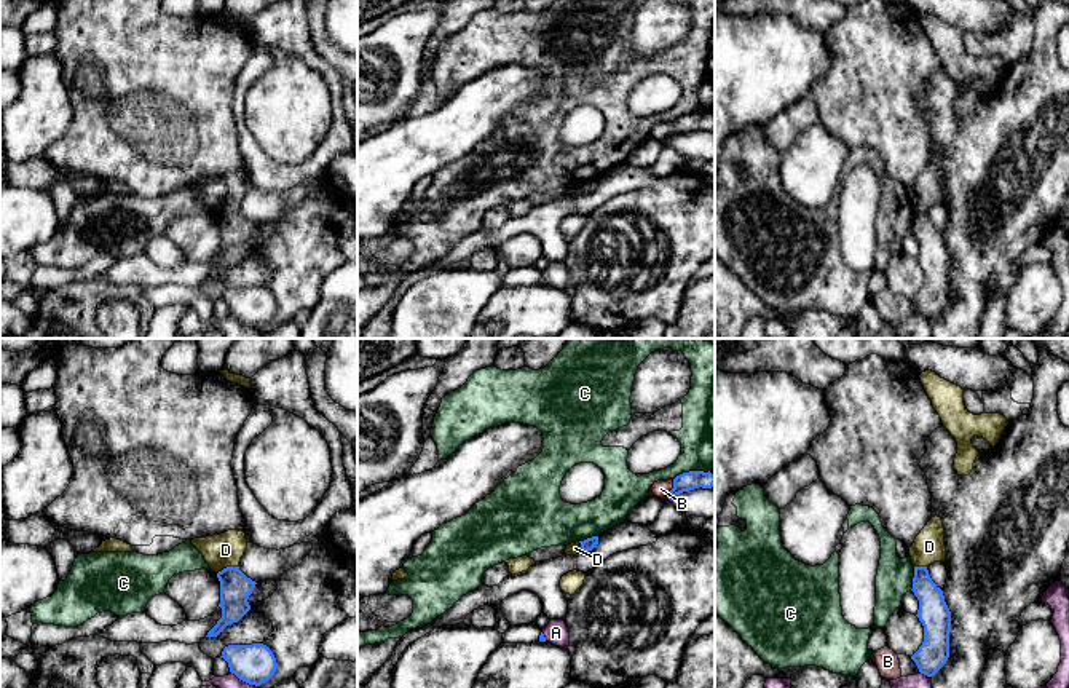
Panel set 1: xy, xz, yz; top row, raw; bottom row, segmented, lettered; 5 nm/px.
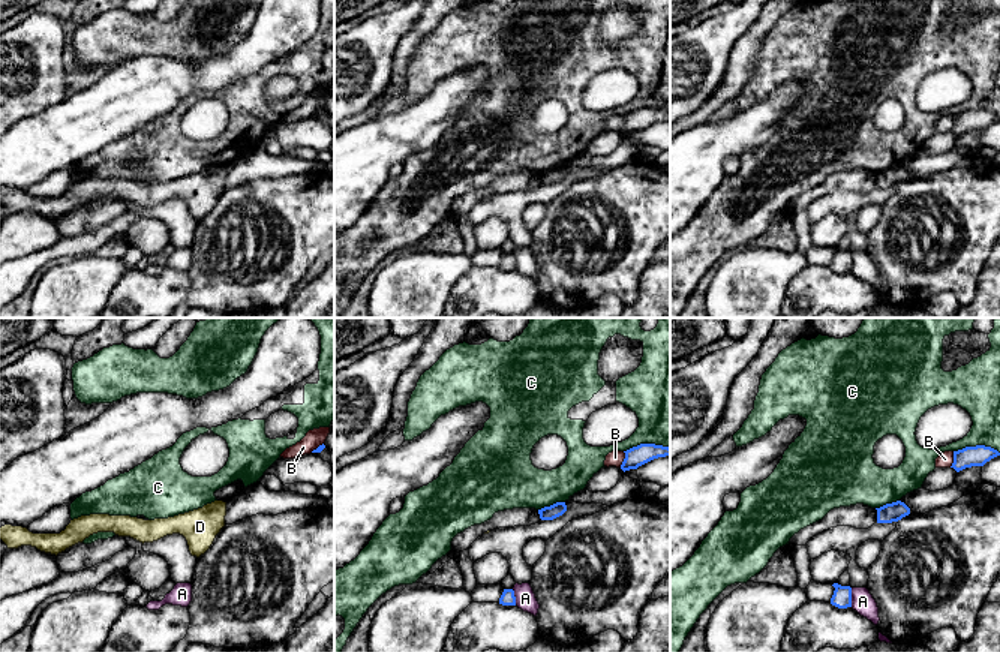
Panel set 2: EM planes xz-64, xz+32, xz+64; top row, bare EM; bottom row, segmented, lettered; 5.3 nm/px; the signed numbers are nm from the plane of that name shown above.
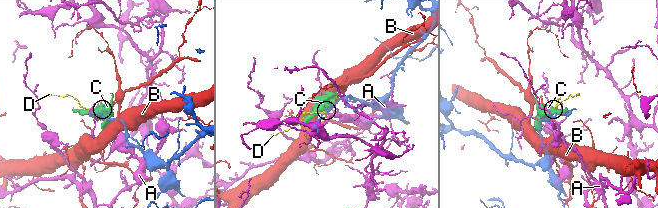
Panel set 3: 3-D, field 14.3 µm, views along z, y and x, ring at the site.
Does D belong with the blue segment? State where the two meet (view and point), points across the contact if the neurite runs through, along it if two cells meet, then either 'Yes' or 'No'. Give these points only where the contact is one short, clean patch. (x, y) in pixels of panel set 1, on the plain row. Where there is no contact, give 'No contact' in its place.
Touches blue at xy (227, 209). Boundary: xy (238, 208), (228, 208), (217, 216). No

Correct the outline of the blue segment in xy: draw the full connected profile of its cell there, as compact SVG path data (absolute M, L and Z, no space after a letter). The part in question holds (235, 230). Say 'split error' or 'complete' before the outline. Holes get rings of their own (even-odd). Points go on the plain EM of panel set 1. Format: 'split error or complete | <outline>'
complete | M227 209L217 215L217 220L220 223L222 260L206 279L217 279L228 267L238 265L250 252L247 241L257 227L239 209Z

